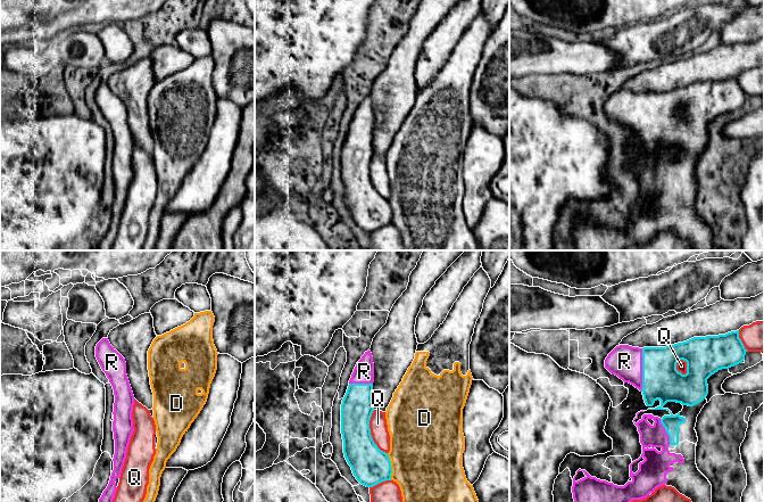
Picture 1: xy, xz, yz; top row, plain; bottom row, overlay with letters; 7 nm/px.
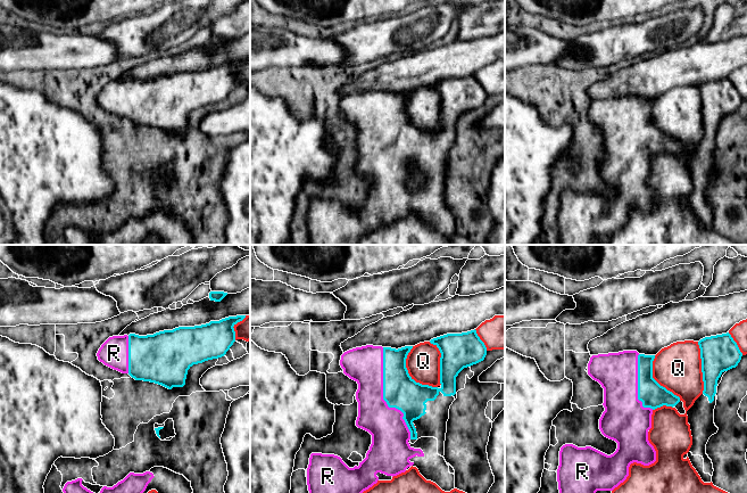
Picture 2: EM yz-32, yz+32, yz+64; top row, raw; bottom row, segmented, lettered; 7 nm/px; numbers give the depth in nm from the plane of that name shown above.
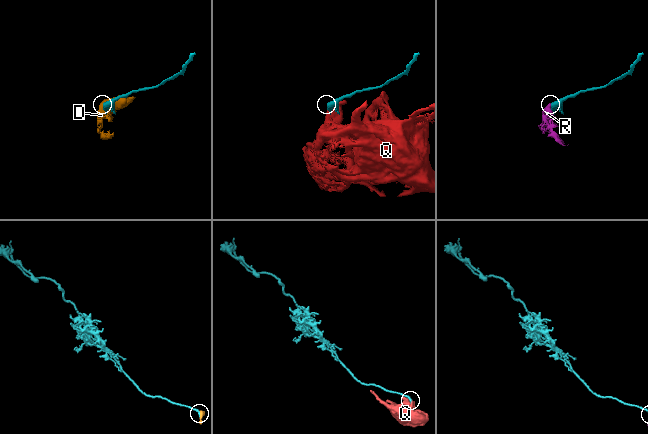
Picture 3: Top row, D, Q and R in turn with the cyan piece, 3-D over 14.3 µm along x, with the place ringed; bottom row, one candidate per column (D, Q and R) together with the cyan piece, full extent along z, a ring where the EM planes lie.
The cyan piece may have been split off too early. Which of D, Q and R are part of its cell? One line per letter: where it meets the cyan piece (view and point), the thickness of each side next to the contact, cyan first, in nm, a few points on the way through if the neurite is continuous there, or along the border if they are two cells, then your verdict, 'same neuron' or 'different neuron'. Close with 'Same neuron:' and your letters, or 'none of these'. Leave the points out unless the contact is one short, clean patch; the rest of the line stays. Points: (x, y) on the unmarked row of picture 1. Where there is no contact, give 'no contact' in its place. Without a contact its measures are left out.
D: meets cyan in xz at (390, 212); 260 nm thick on the cyan side, 480 nm on the other; border along xz (387, 198), (390, 205), (391, 224); different neuron
Q: meets cyan in xz at (370, 178); 260 nm thick on the cyan side, 130 nm on the other; different neuron
R: meets cyan in yz at (642, 115); 280 nm thick on the cyan side, 240 nm on the other; same neuron
Same neuron: R

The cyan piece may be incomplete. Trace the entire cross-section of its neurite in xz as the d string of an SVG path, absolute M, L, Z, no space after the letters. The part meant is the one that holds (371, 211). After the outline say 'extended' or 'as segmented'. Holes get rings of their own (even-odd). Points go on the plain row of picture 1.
M368 94L357 107L341 149L344 203L356 224L366 232L391 225L392 220L388 198L377 192L371 180L373 127L374 108Z; extended

